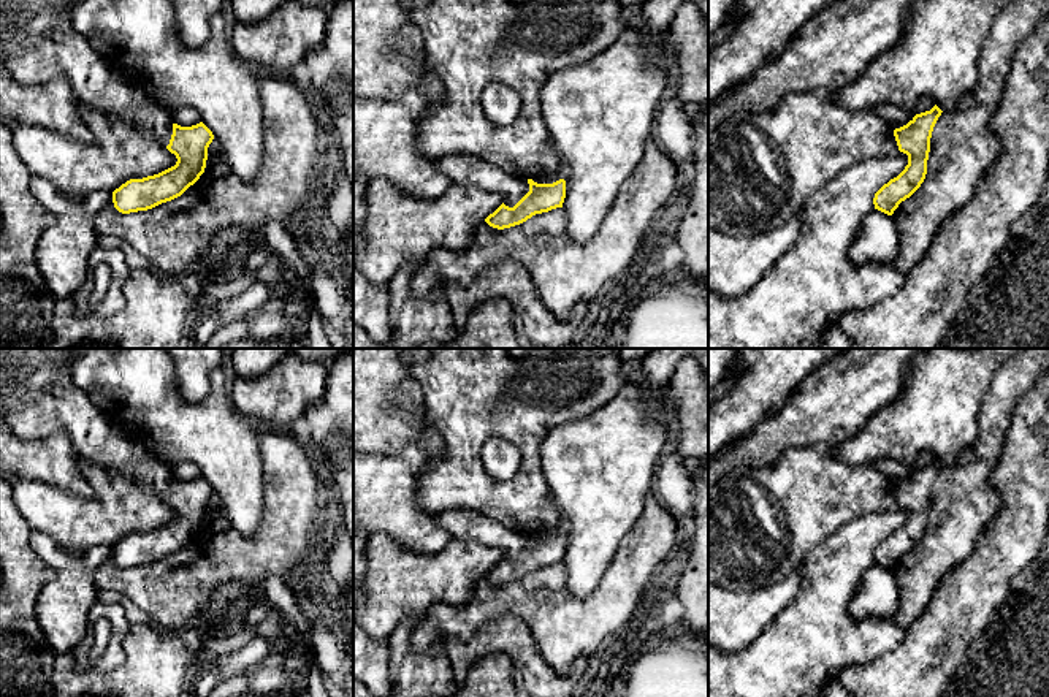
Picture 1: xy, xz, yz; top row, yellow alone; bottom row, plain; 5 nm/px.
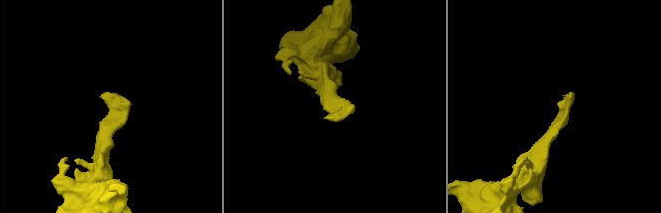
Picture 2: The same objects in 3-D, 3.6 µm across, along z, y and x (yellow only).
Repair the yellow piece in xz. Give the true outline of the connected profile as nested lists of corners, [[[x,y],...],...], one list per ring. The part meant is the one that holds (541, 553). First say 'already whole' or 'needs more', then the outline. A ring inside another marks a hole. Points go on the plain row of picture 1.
needs more | [[[450,510],[434,515],[439,528],[453,539],[472,540],[501,548],[502,559],[485,577],[498,585],[520,580],[536,569],[563,562],[566,535],[537,539],[532,534],[515,532],[474,510]]]

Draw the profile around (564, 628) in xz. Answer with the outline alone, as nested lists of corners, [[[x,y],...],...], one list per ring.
[[[653,491],[588,597],[578,599],[567,591],[561,562],[504,585],[483,575],[471,583],[467,604],[431,607],[414,629],[410,648],[422,651],[439,637],[469,640],[485,623],[512,615],[529,627],[542,657],[556,673],[567,675],[580,657],[588,659],[635,626],[654,581],[680,553],[677,524],[678,518]]]

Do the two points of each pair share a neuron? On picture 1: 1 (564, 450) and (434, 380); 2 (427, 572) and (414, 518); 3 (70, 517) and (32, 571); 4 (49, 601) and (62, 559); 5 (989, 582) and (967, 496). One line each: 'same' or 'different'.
1: different
2: different
3: different
4: same
5: different

